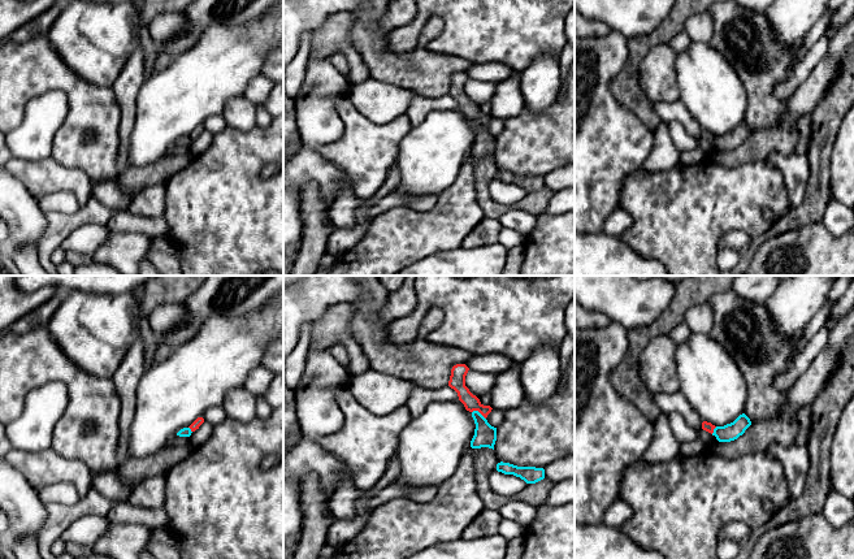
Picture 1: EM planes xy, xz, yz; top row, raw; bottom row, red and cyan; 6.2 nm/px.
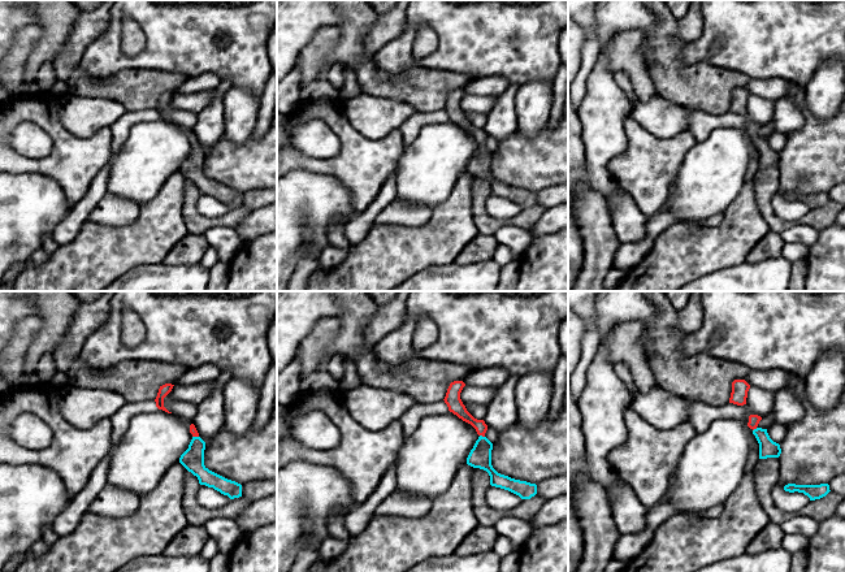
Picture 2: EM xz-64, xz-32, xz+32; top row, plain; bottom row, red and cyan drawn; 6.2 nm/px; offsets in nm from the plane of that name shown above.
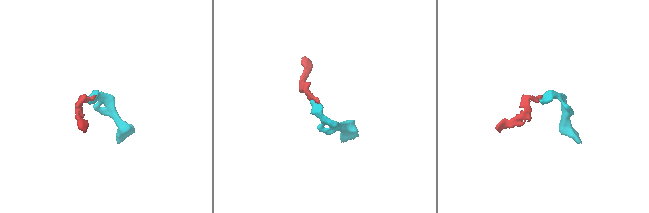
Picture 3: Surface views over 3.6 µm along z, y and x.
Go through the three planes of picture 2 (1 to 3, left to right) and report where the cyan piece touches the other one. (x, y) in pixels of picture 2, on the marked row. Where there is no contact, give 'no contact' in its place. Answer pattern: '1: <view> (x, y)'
1: xz-64 (195, 436)
2: xz-32 (482, 436)
3: xz+32 (754, 428)

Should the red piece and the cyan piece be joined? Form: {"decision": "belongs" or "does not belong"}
{"decision": "belongs"}

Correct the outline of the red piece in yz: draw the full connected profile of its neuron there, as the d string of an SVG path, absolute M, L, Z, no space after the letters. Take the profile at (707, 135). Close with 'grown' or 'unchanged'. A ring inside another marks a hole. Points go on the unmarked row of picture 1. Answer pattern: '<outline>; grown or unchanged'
M742 122L733 131L724 135L715 135L711 131L703 130L702 138L715 144L719 151L731 151L742 144L750 134L750 127Z; grown

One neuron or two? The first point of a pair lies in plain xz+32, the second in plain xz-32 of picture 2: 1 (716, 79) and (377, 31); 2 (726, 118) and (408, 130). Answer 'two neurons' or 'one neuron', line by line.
1: two neurons
2: one neuron

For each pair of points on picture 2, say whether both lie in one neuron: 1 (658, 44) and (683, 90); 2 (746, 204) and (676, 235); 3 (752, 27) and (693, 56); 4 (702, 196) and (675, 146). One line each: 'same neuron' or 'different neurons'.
1: same neuron
2: same neuron
3: same neuron
4: different neurons

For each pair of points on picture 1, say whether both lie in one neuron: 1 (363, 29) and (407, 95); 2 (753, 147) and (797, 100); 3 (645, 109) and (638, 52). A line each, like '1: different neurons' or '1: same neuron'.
1: different neurons
2: same neuron
3: same neuron

